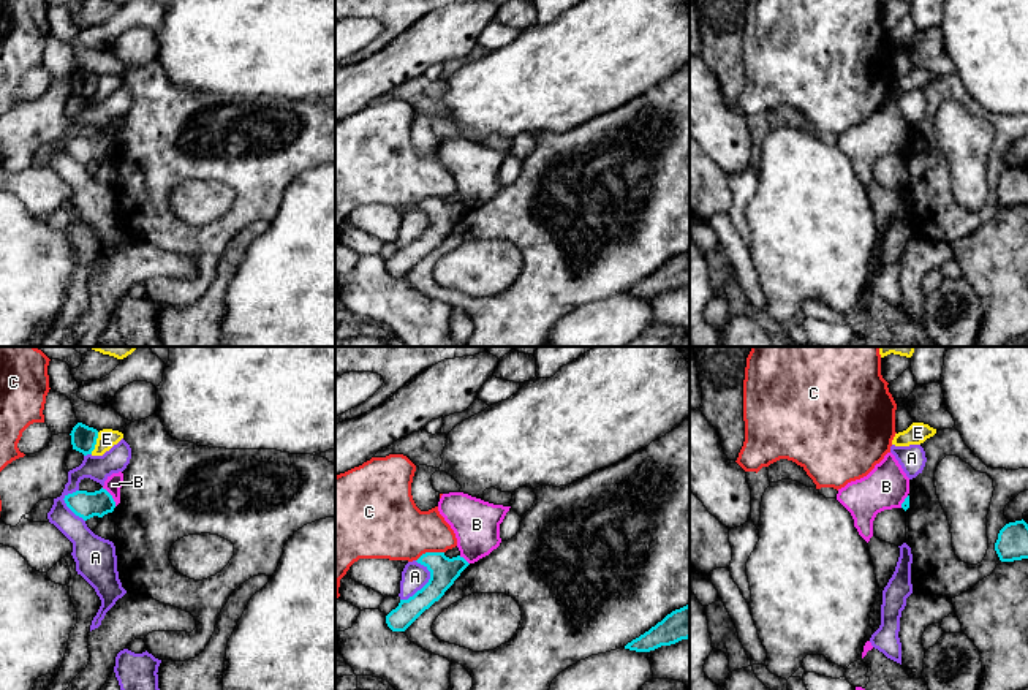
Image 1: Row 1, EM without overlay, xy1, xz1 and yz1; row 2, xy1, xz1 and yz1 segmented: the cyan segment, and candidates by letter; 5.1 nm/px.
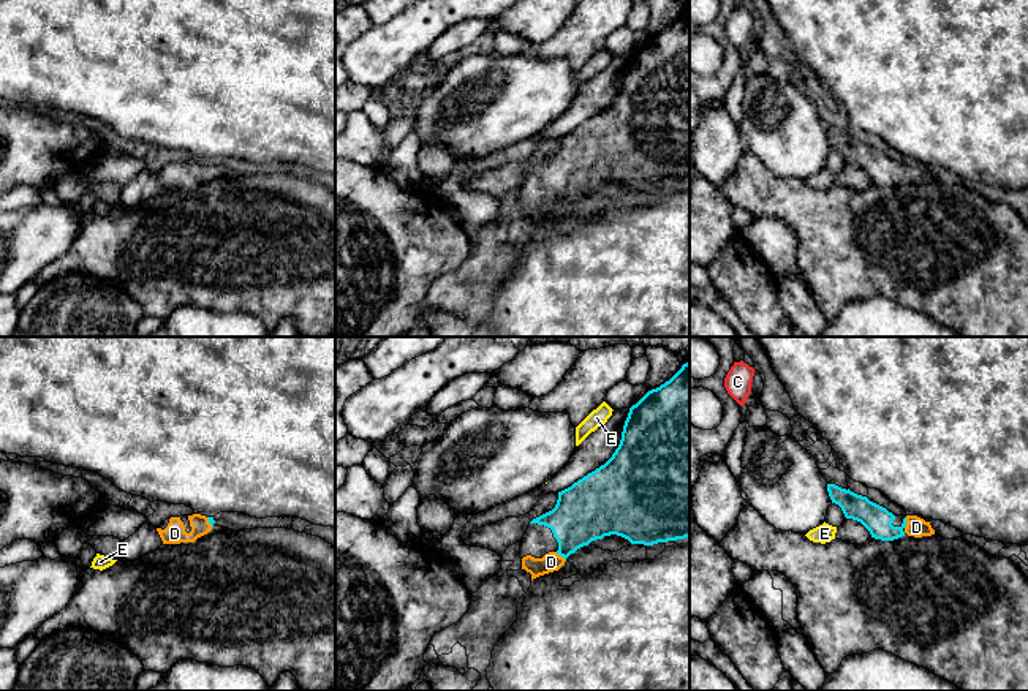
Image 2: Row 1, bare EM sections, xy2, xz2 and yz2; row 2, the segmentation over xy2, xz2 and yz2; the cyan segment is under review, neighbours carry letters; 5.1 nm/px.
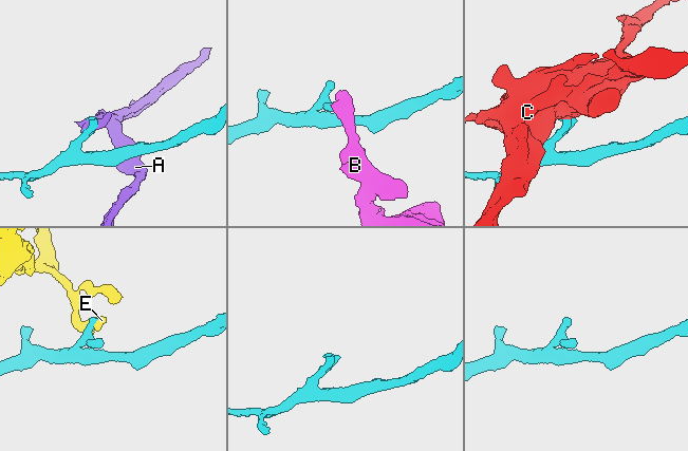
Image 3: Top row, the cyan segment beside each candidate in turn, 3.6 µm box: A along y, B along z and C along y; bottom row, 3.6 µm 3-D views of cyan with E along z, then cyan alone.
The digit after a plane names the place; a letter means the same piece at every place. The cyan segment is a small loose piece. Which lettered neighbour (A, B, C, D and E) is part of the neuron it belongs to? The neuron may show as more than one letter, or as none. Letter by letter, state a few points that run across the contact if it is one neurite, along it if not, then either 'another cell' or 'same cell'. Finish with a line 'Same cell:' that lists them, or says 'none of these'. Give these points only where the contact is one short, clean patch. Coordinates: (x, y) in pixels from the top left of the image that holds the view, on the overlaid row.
A: xz1 (426, 565), (429, 580), (411, 595), (400, 600) | another cell
B: xy1 (102, 488), (116, 505) | another cell
C: another cell
D: yz2 (878, 521), (888, 530), (907, 522), (916, 527) | same cell
E: another cell
Same cell: D

